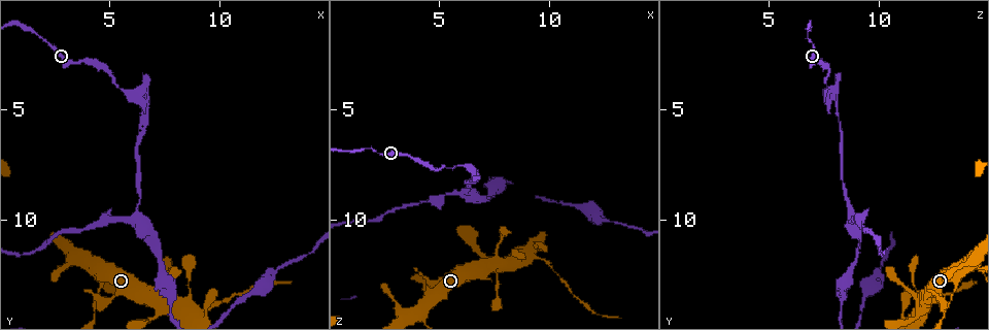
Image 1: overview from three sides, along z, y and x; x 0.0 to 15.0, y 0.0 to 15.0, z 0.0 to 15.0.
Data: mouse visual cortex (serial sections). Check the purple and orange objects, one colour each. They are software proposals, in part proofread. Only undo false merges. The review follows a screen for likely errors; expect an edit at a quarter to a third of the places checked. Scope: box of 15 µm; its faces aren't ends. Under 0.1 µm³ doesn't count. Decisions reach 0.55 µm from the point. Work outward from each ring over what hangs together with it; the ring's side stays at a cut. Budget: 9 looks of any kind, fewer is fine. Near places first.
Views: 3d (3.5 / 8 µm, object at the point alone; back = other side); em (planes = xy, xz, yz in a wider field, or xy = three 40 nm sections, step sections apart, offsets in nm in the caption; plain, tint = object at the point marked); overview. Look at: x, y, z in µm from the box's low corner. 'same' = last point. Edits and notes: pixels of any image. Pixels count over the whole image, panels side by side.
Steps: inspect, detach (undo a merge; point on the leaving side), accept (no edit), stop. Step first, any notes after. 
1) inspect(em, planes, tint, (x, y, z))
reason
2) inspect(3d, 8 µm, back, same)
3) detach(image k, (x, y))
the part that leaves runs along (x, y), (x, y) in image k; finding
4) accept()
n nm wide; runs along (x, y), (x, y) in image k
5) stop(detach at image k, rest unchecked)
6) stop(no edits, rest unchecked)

inspect(3d, 3.5 µm, (6.6, 4.0, 8.0))
sharp bend

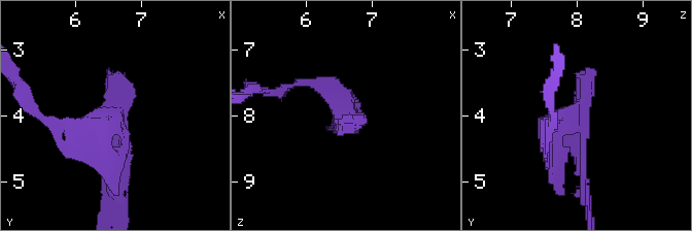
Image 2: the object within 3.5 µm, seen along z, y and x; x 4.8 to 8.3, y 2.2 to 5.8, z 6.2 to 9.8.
inspect(em, xy, step 5, tint, (6.60, 4.10, 7.95))
need the tissue

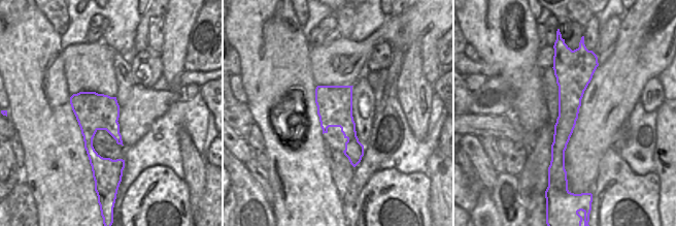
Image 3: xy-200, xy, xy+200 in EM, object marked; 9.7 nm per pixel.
accept()
runs along (61, 125), (115, 119), (108, 186) in image 2; all the same cell

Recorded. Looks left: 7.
inspect(3d, 3.5 µm, (10.1, 13.6, 12.2))

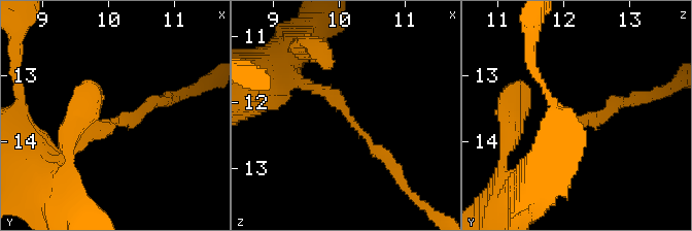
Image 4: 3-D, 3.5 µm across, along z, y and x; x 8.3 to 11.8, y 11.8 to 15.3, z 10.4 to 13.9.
inspect(em, xy, step 5, tint, (10.15, 13.65, 12.15))

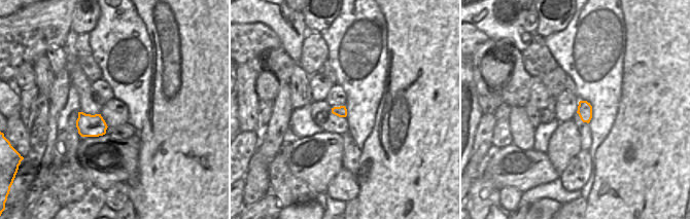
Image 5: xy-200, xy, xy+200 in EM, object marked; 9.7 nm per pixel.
detach(image 4, (139, 118))
arms of 150, 150 nm; the part that leaves runs along (115, 119), (175, 97) in image 4; a second cell is stuck on

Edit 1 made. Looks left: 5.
inspect(overview)

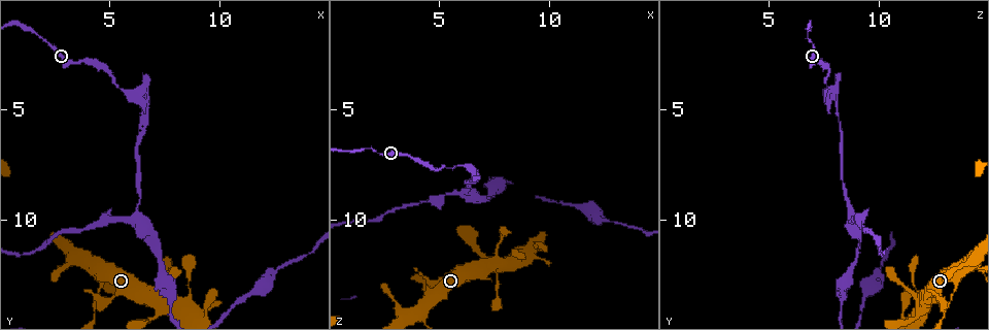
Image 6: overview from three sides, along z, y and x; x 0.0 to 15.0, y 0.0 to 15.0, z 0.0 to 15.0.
inspect(3d, 3.5 µm, (6.2, 9.8, 8.7))
sharp bend

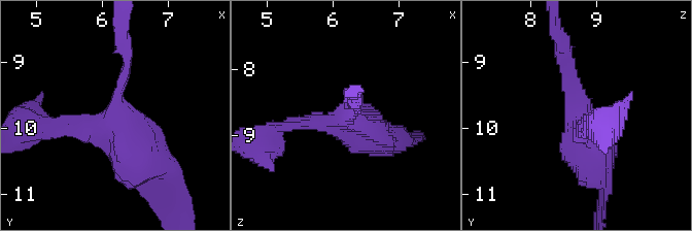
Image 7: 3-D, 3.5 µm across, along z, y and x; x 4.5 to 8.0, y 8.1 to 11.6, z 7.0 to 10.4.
inspect(em, xy, step 3, plain, (6.20, 9.85, 8.75))
3 arms; arms of 150, 200, 600 nm; need the tissue

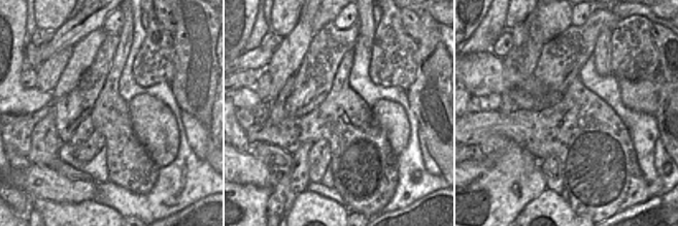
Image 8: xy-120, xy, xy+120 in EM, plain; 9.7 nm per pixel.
inspect(em, xy, step 3, tint, same)
with the object marked

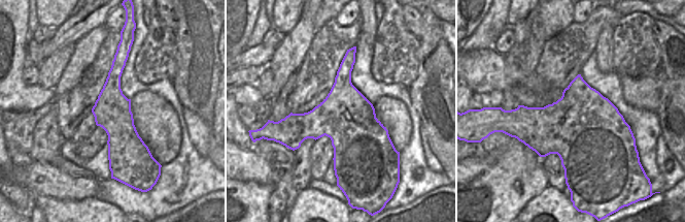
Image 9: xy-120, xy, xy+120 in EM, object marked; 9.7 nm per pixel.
accept()
runs along (563, 53), (582, 132), (600, 164) in image 7; one cell here

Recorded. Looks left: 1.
stop(detach at image 4, rest unchecked)

